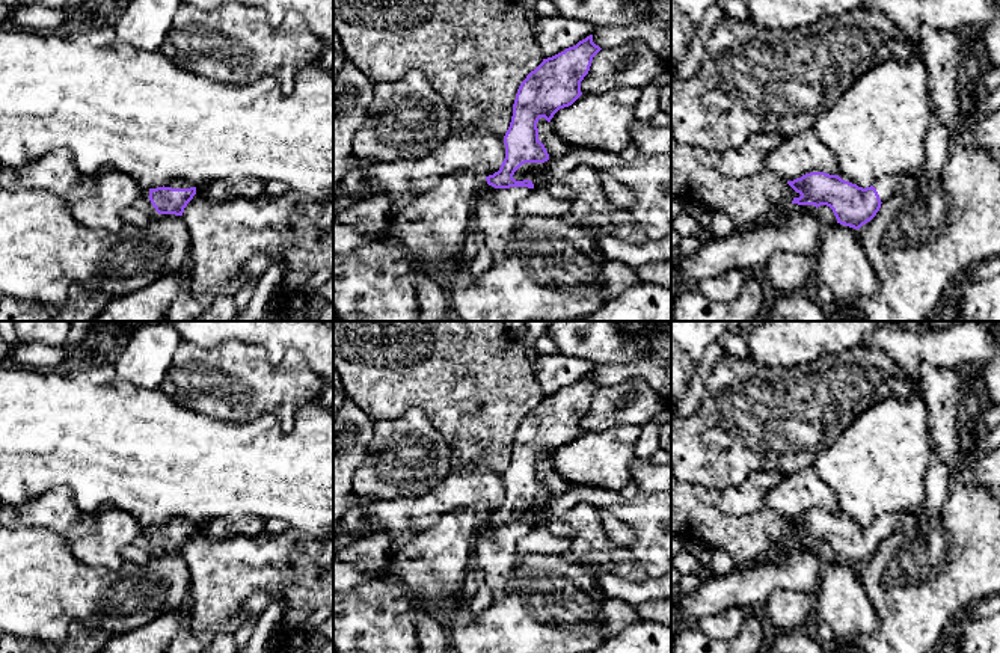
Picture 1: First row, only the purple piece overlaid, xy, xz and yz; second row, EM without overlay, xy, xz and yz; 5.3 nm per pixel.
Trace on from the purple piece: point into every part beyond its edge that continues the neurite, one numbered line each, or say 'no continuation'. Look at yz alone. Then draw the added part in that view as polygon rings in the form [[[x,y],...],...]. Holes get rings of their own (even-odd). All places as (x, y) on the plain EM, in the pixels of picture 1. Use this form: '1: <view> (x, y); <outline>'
1: yz (887, 524); [[[884,513],[873,520],[873,525],[876,526],[881,540],[885,540],[893,534],[910,529],[922,522],[925,522],[923,517],[910,513],[908,514]]]

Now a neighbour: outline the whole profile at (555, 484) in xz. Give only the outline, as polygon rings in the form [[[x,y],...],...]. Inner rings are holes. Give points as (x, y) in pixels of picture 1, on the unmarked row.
[[[544,455],[538,457],[537,466],[538,478],[544,483],[549,492],[548,499],[552,499],[567,490],[569,483],[549,464],[549,460]]]

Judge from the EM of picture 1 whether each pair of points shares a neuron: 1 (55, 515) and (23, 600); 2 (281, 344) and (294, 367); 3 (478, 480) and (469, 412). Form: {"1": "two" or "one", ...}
{"1": "two", "2": "two", "3": "two"}

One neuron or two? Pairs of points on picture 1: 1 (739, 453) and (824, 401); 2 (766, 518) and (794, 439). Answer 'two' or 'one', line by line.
1: one
2: two

